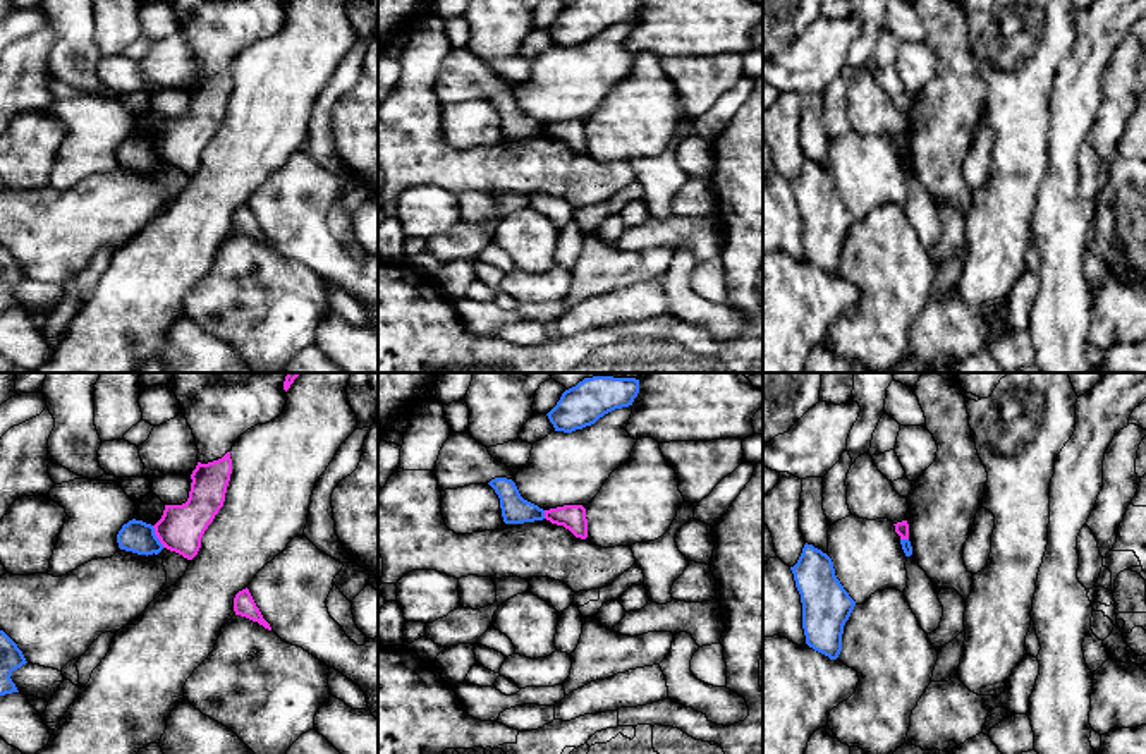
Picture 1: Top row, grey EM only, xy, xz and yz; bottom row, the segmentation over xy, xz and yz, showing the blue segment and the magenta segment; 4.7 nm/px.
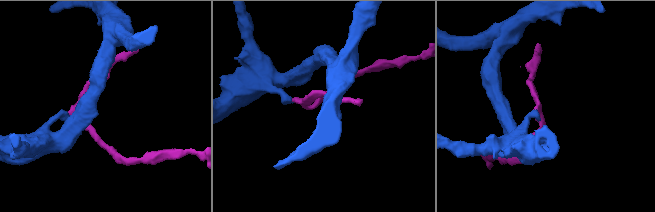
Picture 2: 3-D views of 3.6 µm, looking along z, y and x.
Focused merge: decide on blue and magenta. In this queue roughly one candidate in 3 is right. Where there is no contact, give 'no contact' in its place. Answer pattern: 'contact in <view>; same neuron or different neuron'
contact in xy; different neuron

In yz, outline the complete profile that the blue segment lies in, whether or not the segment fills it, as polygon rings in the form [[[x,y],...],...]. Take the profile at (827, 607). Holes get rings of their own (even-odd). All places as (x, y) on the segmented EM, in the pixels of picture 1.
[[[804,544],[790,570],[801,594],[806,644],[837,660],[842,651],[844,625],[856,601],[837,579],[832,558],[813,544]]]

